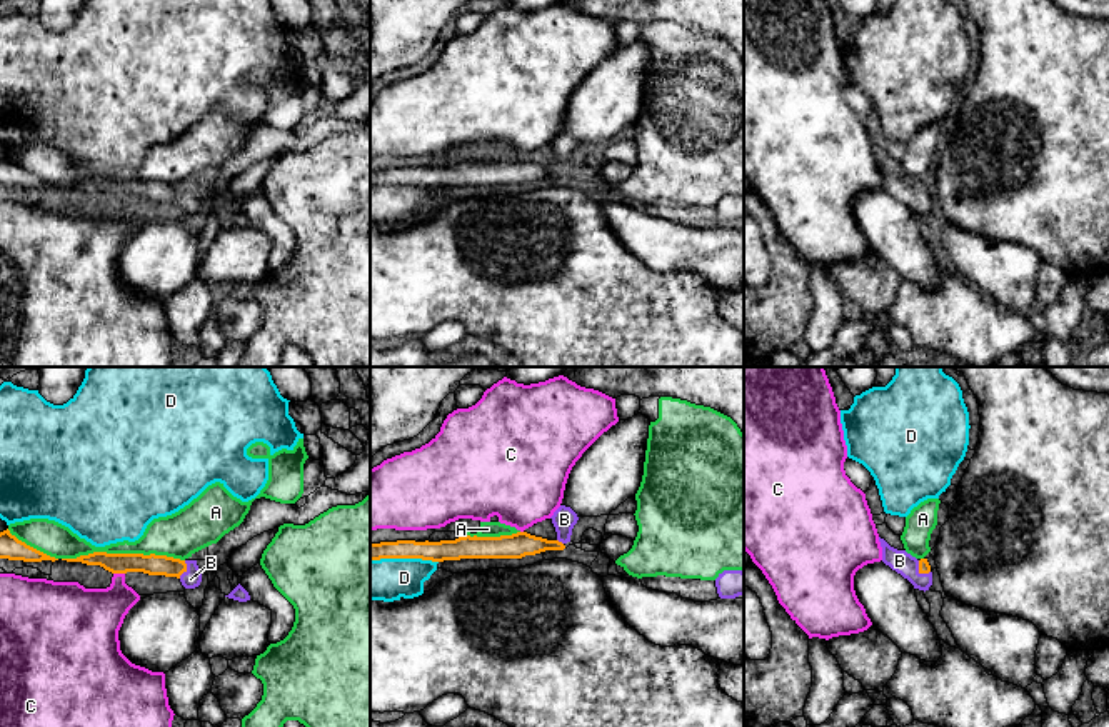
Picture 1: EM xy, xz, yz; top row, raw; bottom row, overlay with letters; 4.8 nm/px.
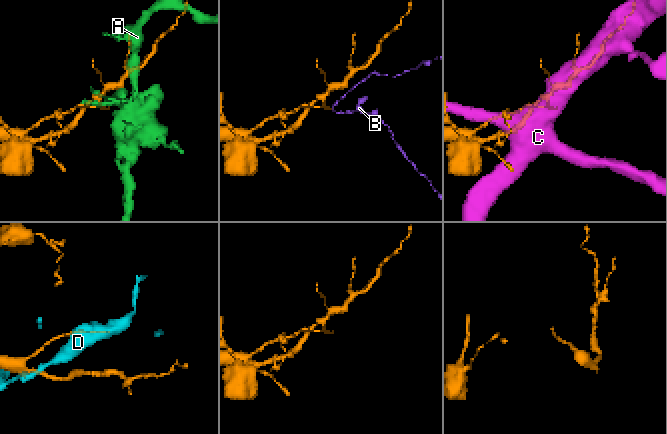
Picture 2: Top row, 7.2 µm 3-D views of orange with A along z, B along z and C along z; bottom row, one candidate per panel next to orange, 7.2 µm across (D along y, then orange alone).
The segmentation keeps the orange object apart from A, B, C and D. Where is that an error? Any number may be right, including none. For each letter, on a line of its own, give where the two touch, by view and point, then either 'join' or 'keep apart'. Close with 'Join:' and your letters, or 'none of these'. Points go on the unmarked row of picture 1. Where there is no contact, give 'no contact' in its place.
A: xy (124, 180) | keep apart
B: xy (185, 195) | join
C: xy (119, 199) | keep apart
D: xz (404, 184) | keep apart
Join: B

